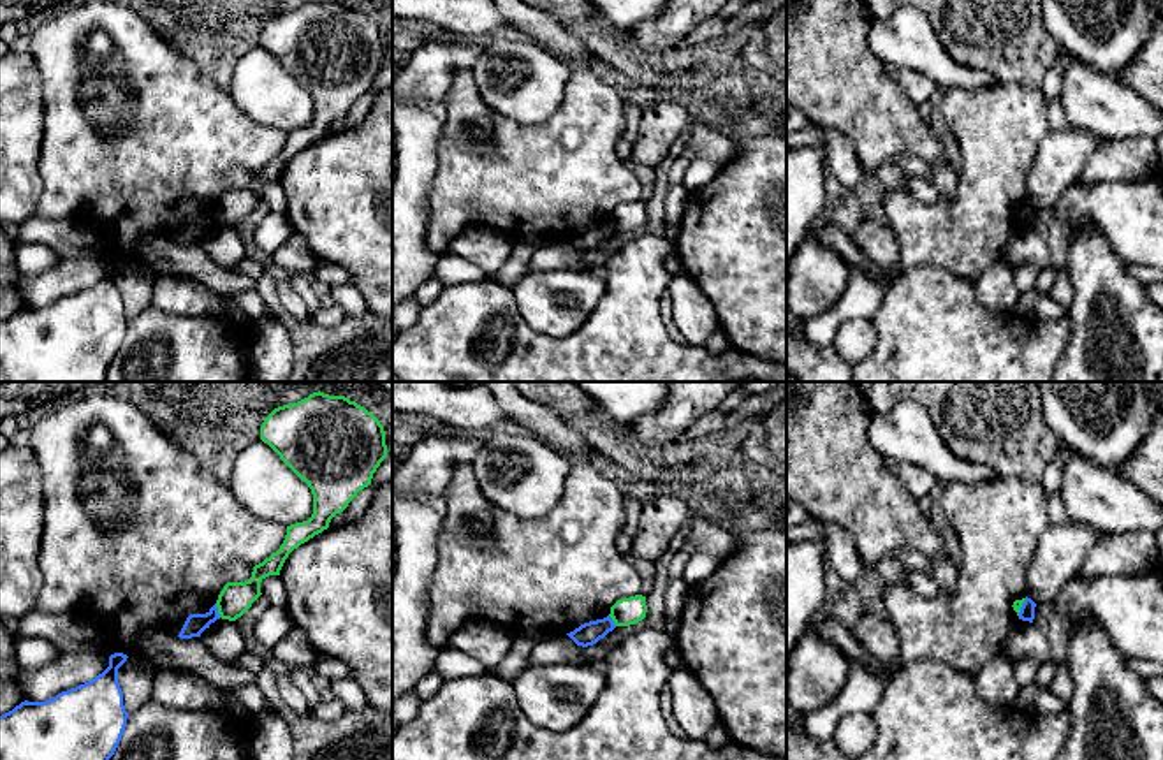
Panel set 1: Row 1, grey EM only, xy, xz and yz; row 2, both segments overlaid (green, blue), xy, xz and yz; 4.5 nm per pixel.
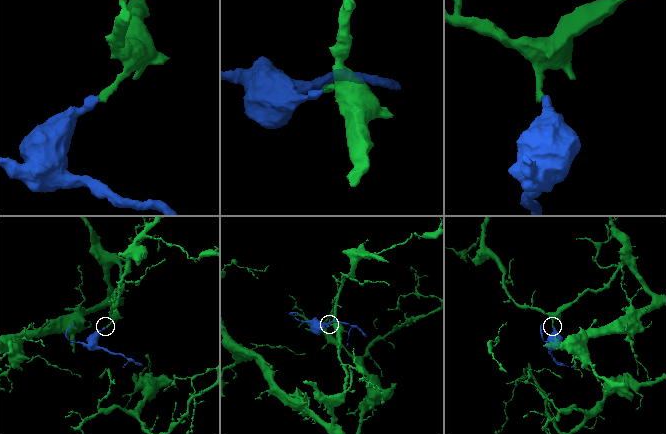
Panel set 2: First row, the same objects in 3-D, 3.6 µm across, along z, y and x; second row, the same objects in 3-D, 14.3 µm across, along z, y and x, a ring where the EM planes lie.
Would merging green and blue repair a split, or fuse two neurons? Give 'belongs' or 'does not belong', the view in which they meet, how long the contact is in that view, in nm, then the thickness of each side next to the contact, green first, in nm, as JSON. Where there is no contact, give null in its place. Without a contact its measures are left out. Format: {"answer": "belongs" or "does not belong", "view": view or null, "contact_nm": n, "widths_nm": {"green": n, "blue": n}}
{"answer": "does not belong", "view": "xy", "contact_nm": 70, "widths_nm": {"green": 150, "blue": 100}}

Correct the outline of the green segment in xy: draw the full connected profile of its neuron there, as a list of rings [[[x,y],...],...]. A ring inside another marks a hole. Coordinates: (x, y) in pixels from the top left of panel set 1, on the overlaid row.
[[[320,391],[297,403],[274,408],[260,426],[260,440],[308,484],[313,494],[313,514],[308,521],[287,526],[280,549],[255,565],[248,581],[223,586],[216,607],[220,618],[229,621],[236,621],[252,607],[262,595],[260,582],[269,575],[280,575],[285,559],[294,549],[329,528],[331,519],[343,512],[357,493],[371,484],[373,473],[387,457],[385,431],[380,420],[348,398],[329,396]]]

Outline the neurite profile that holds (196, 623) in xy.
[[[216,603],[206,614],[190,614],[179,632],[179,639],[201,637],[211,623],[220,619]]]

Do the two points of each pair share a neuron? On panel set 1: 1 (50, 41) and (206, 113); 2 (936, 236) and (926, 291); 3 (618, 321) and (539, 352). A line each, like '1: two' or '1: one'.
1: one
2: two
3: one

